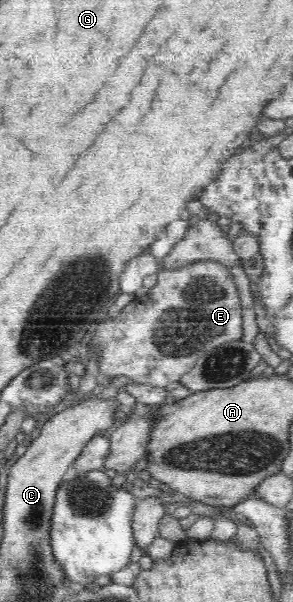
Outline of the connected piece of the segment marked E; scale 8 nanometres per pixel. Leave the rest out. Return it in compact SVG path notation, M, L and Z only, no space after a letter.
M198 260L176 269L163 269L157 273L157 282L149 290L142 291L137 294L137 298L127 307L124 307L120 311L117 317L106 318L106 321L97 323L92 328L92 336L89 346L88 359L92 359L95 355L95 359L99 363L99 373L100 378L103 380L111 380L118 375L124 375L124 377L130 377L132 381L144 385L149 385L150 387L164 387L174 381L179 381L183 375L186 375L189 371L192 371L192 367L196 365L196 362L201 358L206 352L213 350L215 347L222 345L226 342L233 342L234 340L240 340L242 337L242 314L241 314L241 301L238 290L236 290L236 283L230 271L229 267L222 262L216 260Z

